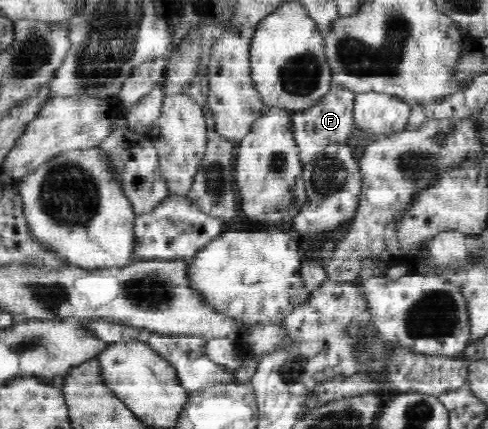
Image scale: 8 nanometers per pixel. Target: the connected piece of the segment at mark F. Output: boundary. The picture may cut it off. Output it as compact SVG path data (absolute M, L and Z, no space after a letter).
M334 84L331 91L324 95L315 106L307 110L298 110L293 115L295 127L295 140L298 146L298 156L302 169L307 163L318 157L330 143L353 144L354 139L360 135L356 133L356 127L352 119L352 105L354 105L355 94L345 87Z

